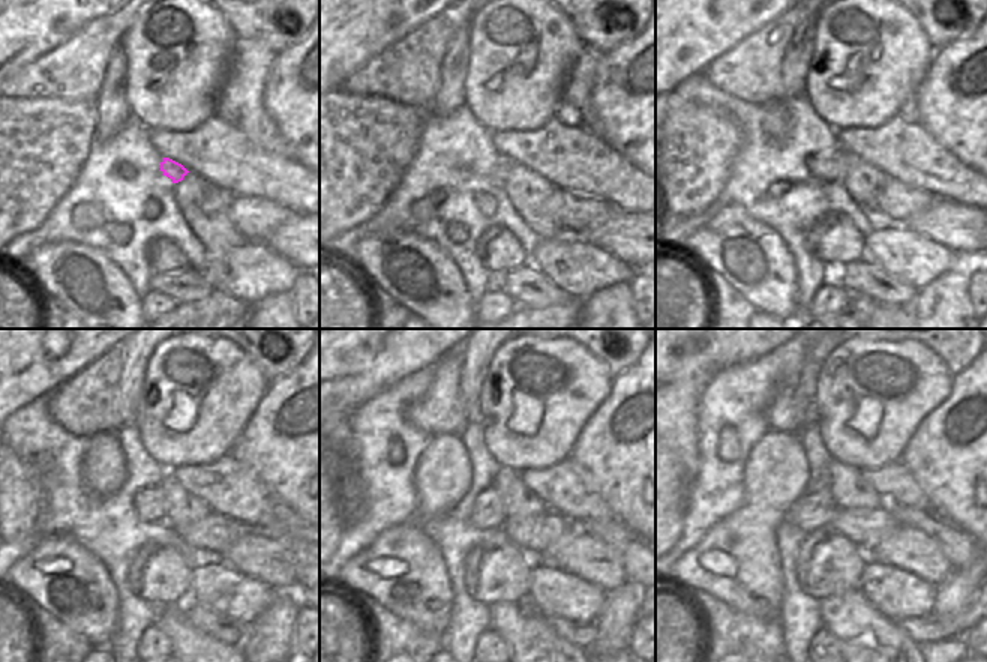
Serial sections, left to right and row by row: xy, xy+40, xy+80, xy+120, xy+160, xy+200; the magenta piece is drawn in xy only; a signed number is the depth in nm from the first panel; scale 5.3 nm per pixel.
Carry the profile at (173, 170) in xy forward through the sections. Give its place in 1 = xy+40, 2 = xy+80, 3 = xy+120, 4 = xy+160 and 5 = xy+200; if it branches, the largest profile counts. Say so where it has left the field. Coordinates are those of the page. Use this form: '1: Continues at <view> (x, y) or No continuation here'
1: Continues at xy+40 (504, 164)
2: Continues at xy+80 (830, 168)
3: Continues at xy+120 (150, 503)
4: Continues at xy+160 (486, 512)
5: Continues at xy+200 (818, 509)

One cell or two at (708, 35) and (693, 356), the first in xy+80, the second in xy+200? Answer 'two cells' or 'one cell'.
one cell

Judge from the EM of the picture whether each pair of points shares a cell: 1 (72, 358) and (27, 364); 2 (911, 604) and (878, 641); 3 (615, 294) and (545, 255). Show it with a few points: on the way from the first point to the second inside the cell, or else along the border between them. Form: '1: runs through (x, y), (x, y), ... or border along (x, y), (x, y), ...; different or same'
1: runs through (62, 359), (57, 362), (38, 362); same
2: border along (866, 601), (894, 622); different
3: border along (629, 282), (614, 282), (579, 302); different

